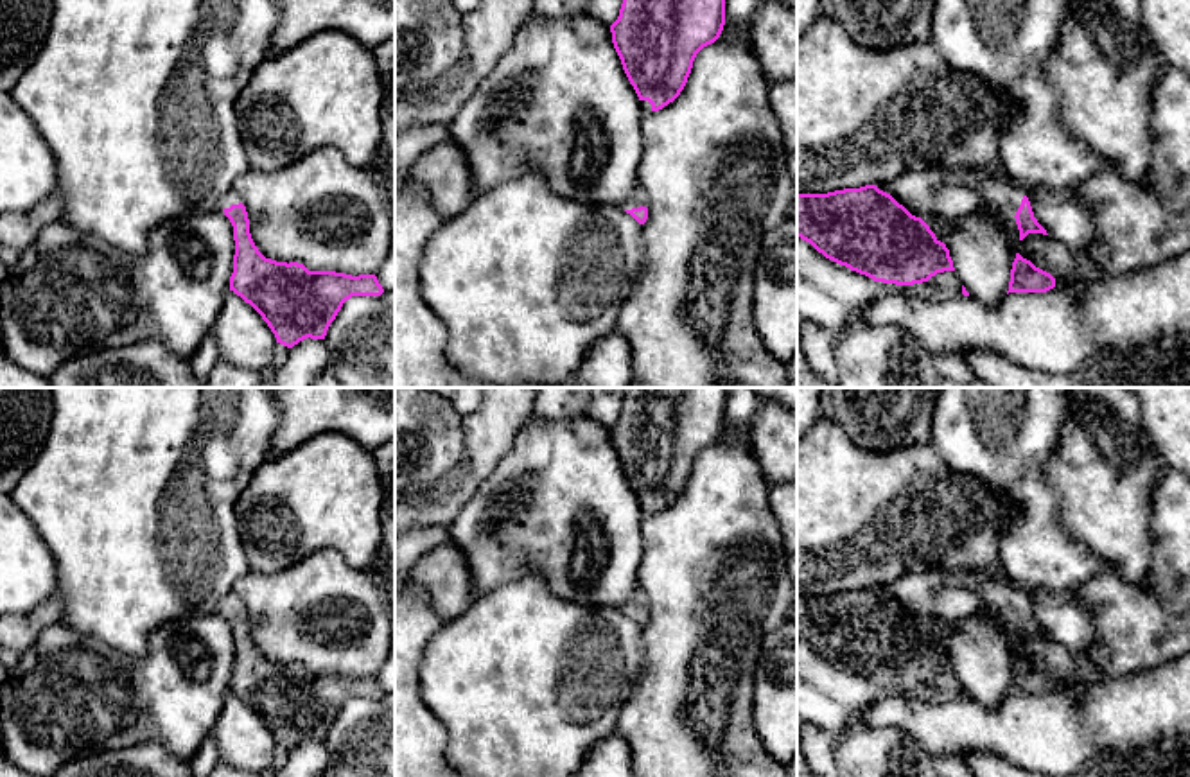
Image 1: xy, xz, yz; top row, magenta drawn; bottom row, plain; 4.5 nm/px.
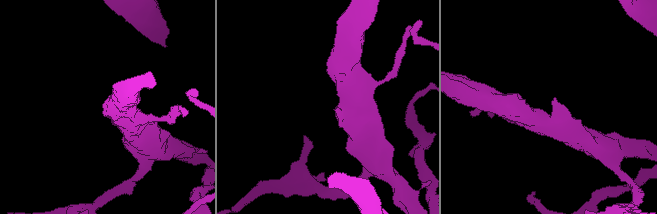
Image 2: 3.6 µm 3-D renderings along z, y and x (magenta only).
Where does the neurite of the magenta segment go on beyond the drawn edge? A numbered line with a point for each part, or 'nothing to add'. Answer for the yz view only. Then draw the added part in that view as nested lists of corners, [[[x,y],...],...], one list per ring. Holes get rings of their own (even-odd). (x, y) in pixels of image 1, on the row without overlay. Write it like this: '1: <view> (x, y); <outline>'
1: yz (1007, 600); [[[987,581],[982,592],[1005,615],[1016,617],[1023,601],[1023,596],[1016,589],[1005,587],[1002,581]]]

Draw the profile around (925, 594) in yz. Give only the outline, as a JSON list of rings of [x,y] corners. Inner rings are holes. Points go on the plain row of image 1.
[[[912,571],[876,589],[890,596],[912,617],[921,619],[944,646],[962,619],[987,608],[1011,641],[1012,664],[1019,655],[1036,669],[1050,675],[1055,689],[1098,677],[1086,651],[1073,653],[1043,635],[1028,635],[1021,642],[1014,617],[998,610],[984,594],[949,585],[949,574],[948,571]]]

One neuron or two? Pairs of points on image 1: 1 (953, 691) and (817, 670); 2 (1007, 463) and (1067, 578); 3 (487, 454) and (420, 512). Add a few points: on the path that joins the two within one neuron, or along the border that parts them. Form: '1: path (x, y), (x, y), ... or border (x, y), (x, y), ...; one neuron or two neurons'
1: path (919, 693), (851, 691); one neuron
2: path (1025, 492), (1034, 505), (1036, 544), (1041, 550); one neuron
3: path (476, 474), (440, 512); one neuron

